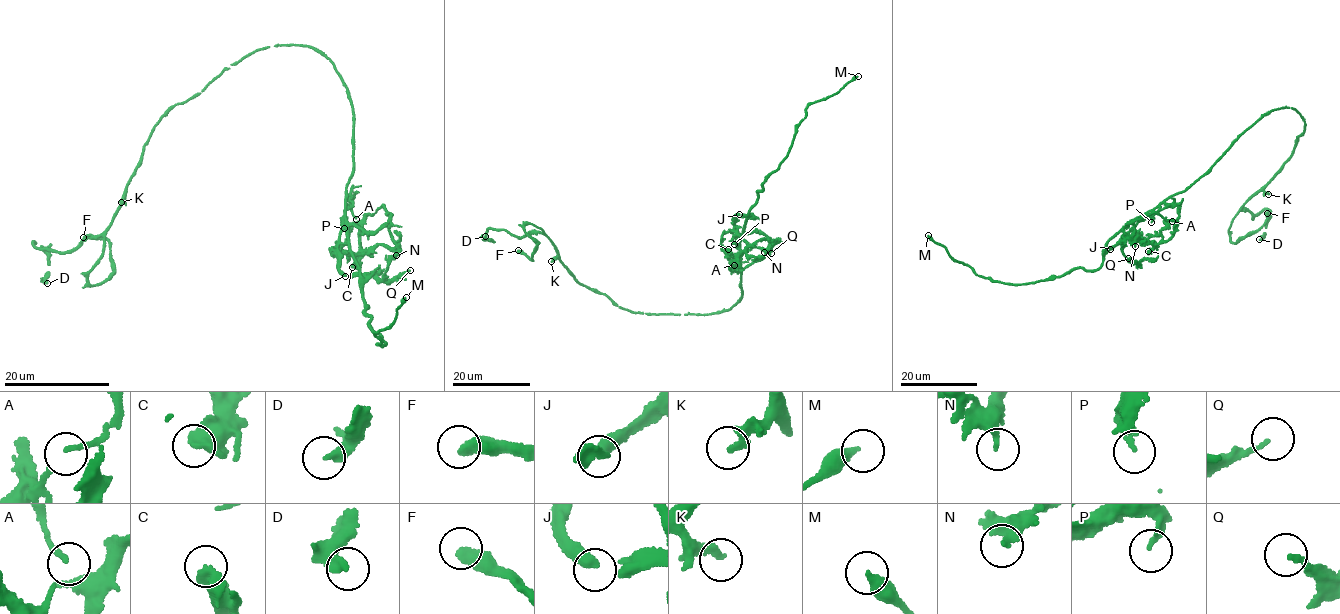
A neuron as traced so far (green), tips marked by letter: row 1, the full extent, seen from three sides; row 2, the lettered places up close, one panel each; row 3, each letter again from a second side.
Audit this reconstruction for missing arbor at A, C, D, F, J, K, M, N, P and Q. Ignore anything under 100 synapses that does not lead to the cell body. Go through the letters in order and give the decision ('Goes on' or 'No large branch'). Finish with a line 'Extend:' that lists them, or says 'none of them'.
A: No large branch
C: No large branch
D: No large branch
F: No large branch
J: No large branch
K: No large branch
M: No large branch
N: No large branch
P: No large branch
Q: No large branch
Extend: none of them

